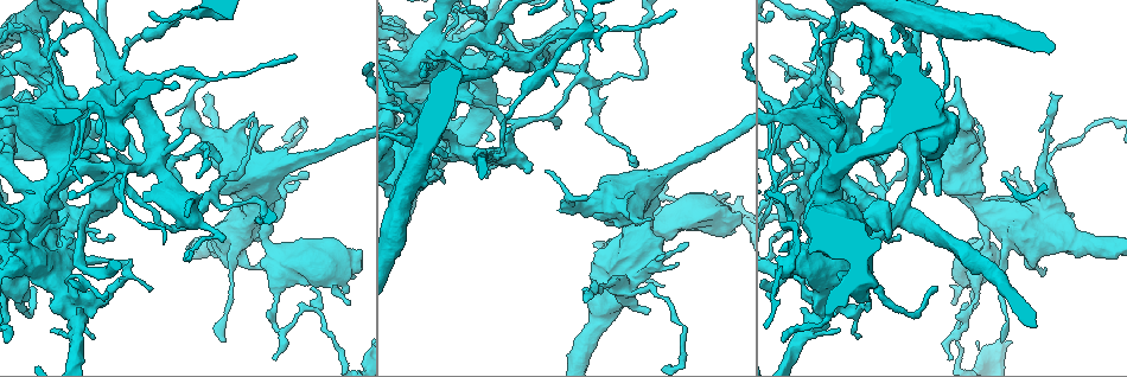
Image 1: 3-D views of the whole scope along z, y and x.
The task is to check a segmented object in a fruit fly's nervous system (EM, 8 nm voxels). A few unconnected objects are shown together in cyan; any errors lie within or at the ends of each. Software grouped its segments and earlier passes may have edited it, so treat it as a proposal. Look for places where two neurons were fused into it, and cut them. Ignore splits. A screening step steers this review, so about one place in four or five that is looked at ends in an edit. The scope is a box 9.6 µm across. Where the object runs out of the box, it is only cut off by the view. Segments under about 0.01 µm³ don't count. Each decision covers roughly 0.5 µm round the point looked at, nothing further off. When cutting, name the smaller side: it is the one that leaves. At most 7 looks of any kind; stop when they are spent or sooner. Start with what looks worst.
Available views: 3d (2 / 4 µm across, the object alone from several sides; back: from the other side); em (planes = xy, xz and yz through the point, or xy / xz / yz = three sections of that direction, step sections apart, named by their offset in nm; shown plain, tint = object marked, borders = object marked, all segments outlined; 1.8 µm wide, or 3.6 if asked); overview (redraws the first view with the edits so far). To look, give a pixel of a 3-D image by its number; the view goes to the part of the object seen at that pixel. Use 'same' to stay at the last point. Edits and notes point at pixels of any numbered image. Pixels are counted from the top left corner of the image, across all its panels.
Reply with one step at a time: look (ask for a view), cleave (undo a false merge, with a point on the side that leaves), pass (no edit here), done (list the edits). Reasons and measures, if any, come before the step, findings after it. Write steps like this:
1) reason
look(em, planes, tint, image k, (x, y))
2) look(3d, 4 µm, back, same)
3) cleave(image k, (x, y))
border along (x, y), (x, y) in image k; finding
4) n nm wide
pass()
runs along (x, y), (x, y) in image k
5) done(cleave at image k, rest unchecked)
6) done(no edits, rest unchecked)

four or more arms meet
look(3d, 4 µm, image 1, (824, 292))

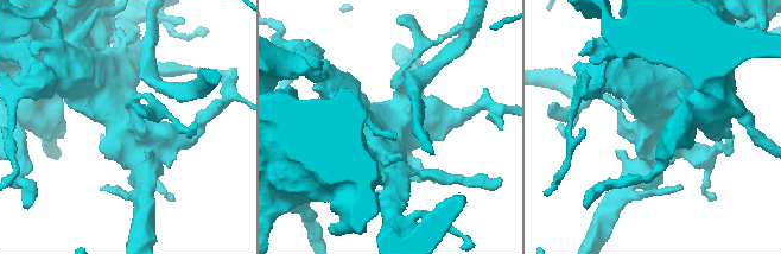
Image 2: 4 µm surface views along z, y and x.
look(em, 3.6 µm, planes, tint, image 2, (139, 126))

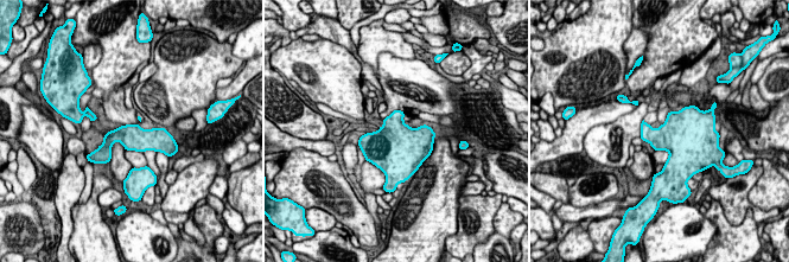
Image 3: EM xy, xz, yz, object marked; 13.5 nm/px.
pass()
all the same neuron

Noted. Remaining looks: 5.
thick turns thin
look(em, planes, tint, image 1, (812, 84))

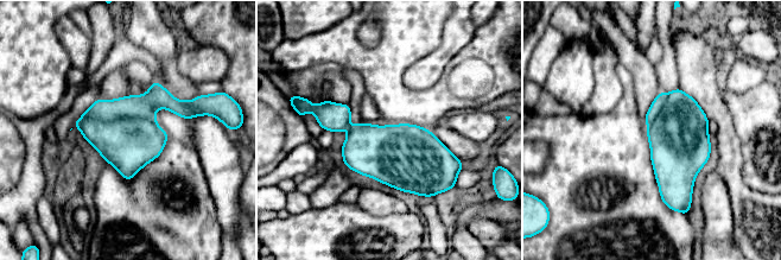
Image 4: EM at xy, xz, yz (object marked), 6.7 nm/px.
cleave(image 4, (128, 144))
border along (154, 120), (87, 118), (78, 128) in image 4; two neurons meet here

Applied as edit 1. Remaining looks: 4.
look(overview)

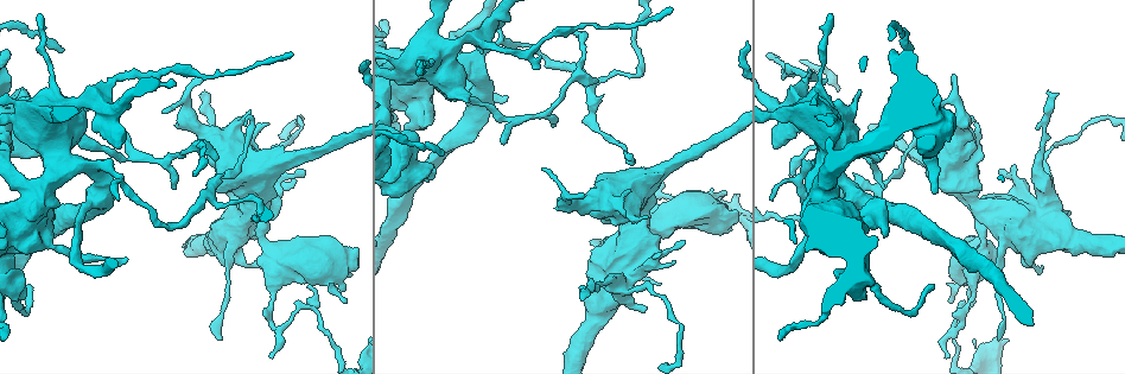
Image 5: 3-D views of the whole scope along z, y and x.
sudden change in width
look(3d, 2 µm, image 5, (953, 320))

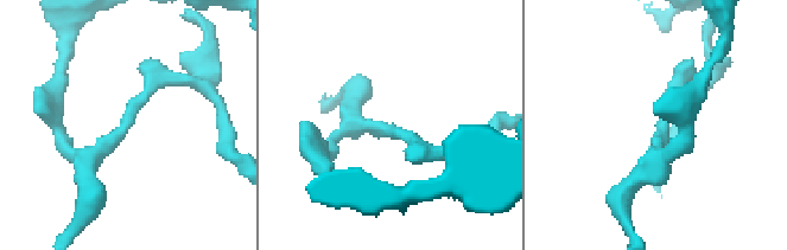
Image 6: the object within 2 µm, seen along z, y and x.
look(em, planes, plain, image 6, (385, 128))

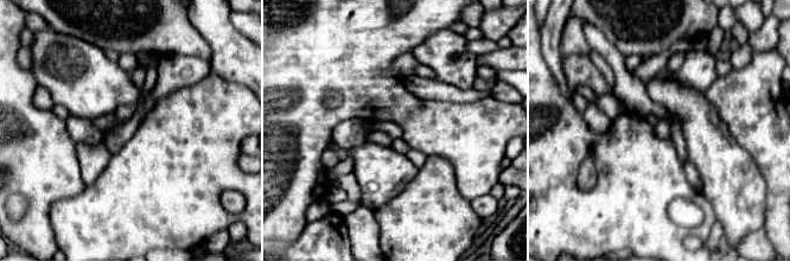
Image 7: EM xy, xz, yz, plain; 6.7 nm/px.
with the object marked
look(em, planes, tint, same)

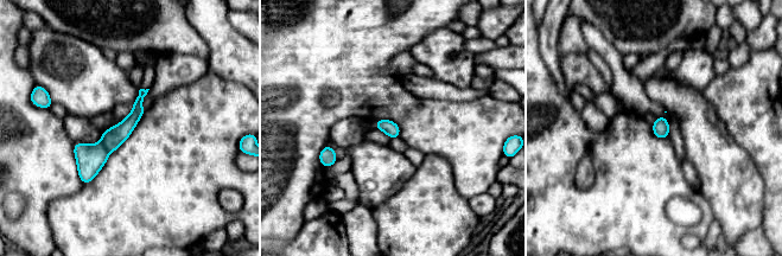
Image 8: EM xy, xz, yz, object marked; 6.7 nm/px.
100 nm wide
cleave(image 8, (113, 138))
the part that leaves runs along (142, 93), (137, 114), (110, 148) in image 8; two neurons meet here

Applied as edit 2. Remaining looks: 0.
done(cleave at image 4, cleave at image 8, rest unchecked)

